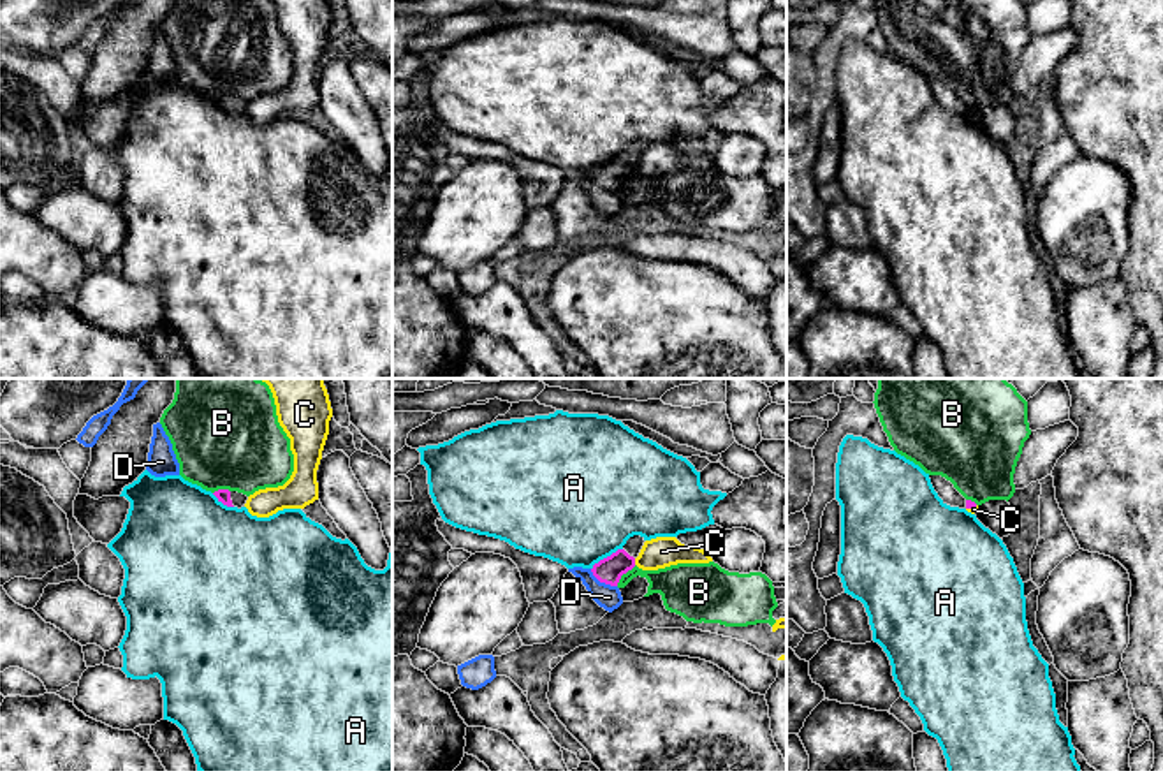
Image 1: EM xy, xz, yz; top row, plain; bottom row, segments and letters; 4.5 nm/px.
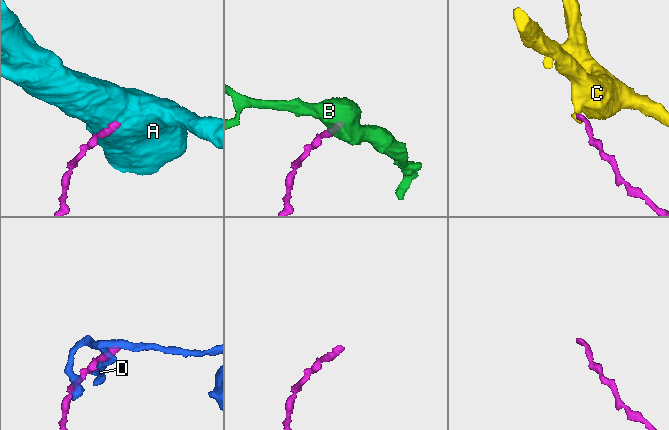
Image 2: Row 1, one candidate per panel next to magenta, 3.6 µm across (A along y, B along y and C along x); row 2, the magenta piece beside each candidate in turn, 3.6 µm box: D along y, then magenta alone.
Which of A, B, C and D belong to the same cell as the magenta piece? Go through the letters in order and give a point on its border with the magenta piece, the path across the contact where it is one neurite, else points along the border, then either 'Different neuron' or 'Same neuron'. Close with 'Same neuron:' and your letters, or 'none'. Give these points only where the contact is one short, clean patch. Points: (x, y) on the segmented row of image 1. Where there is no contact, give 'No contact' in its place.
A: Touches magenta at xz (607, 557). Different neuron
B: Touches magenta at xz (623, 572). Boundary: xz (636, 565), (616, 585). Different neuron
C: Touches magenta at xz (634, 562). Boundary: xz (634, 558), (636, 564). Different neuron
D: Touches magenta at xz (602, 581). Different neuron
Same neuron: none

